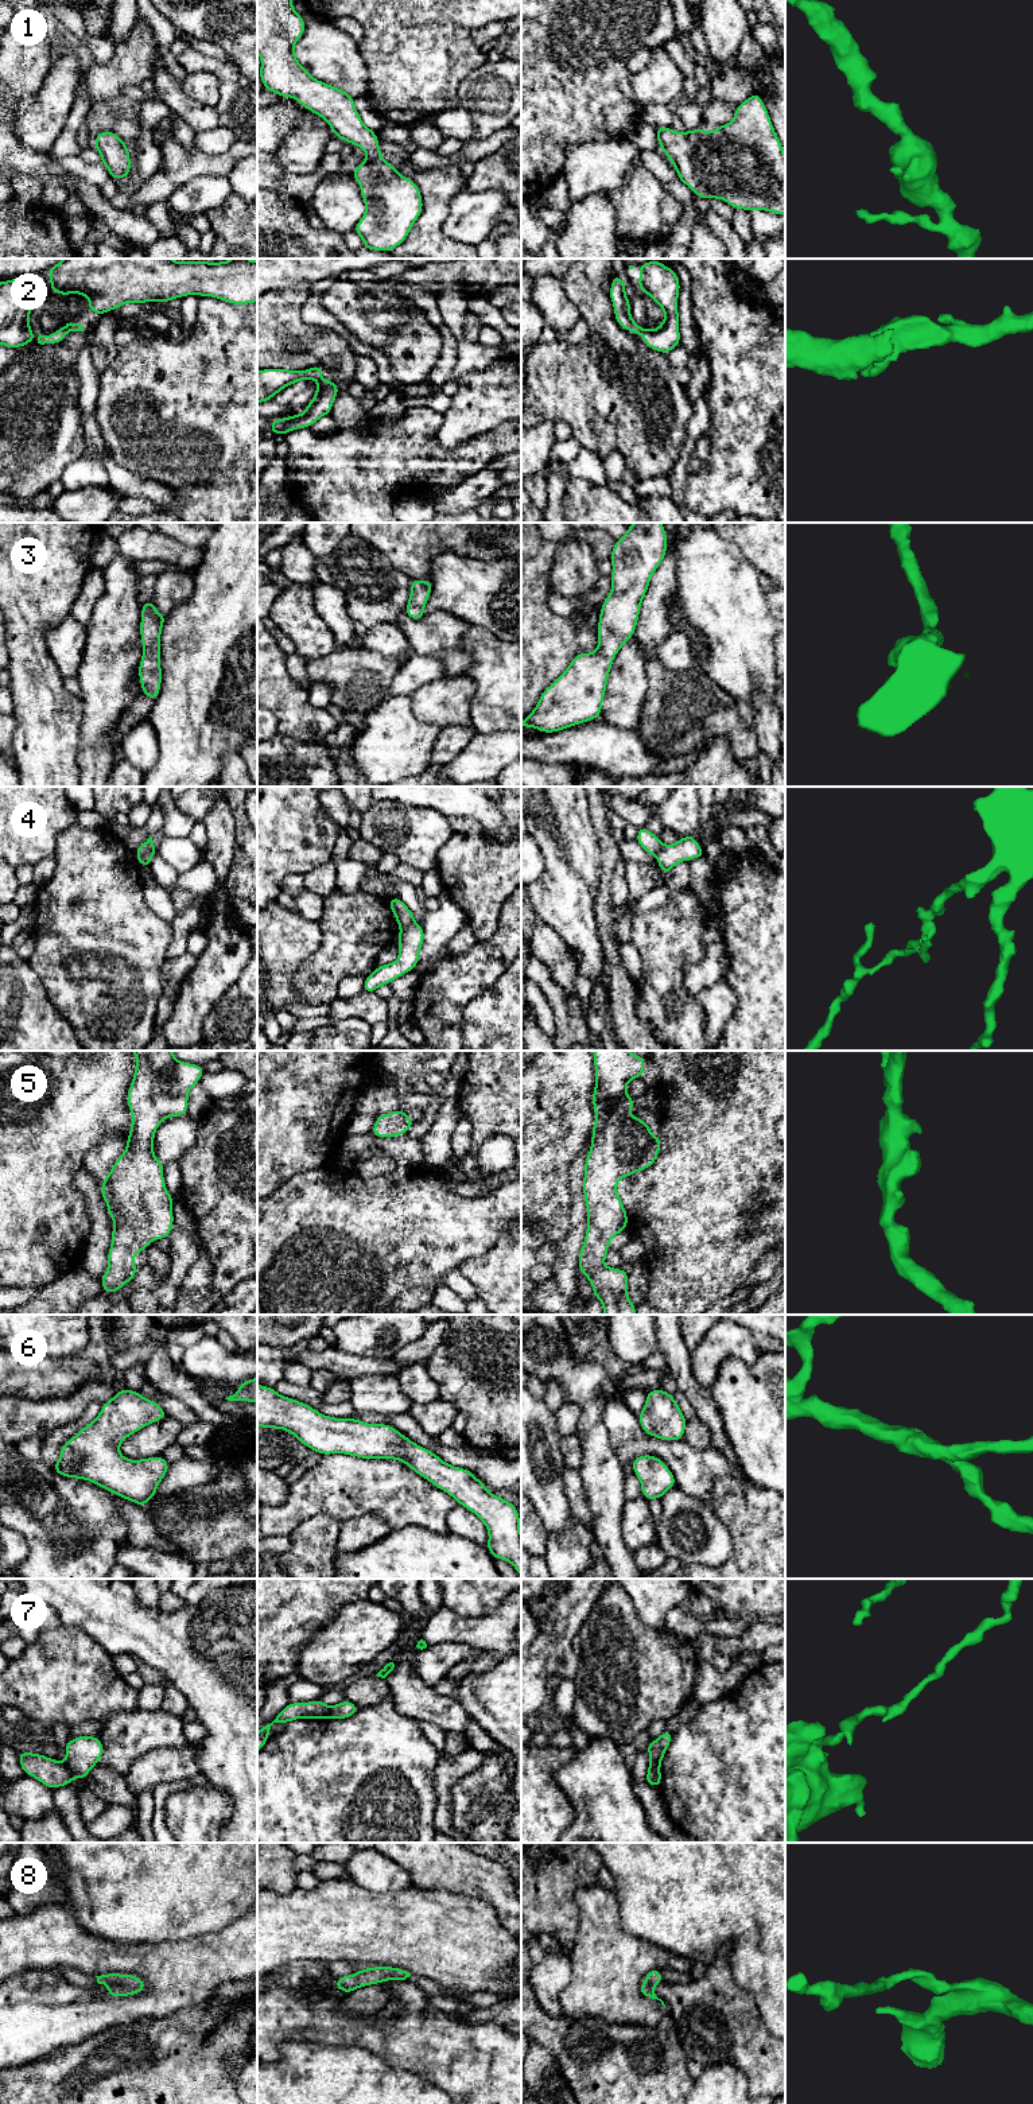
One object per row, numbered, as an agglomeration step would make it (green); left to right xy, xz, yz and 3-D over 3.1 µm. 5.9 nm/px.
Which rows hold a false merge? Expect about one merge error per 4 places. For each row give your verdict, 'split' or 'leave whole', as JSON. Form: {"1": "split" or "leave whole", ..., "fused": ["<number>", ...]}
{"1": "leave whole", "2": "leave whole", "3": "leave whole", "4": "split", "5": "leave whole", "6": "leave whole", "7": "split", "8": "leave whole", "fused": ["4", "7"]}

